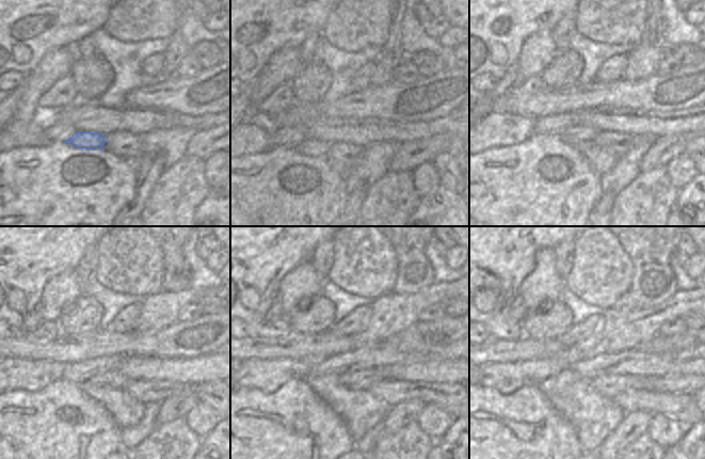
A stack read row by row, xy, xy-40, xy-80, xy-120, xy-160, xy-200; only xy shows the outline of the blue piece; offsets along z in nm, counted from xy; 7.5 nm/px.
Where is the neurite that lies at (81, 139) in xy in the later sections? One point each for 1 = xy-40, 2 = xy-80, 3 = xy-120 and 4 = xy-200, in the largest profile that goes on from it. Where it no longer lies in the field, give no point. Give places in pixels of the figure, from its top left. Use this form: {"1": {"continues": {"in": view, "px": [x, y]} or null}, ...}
{"1": {"continues": {"in": "xy-40", "px": [330, 133]}}, "2": {"continues": {"in": "xy-80", "px": [572, 135]}}, "3": {"continues": {"in": "xy-120", "px": [115, 380]}}, "4": {"continues": {"in": "xy-200", "px": [611, 385]}}}

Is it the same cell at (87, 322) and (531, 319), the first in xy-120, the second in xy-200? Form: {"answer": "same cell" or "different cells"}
{"answer": "same cell"}

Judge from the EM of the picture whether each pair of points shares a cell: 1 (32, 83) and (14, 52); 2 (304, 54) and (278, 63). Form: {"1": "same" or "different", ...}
{"1": "different", "2": "same"}

